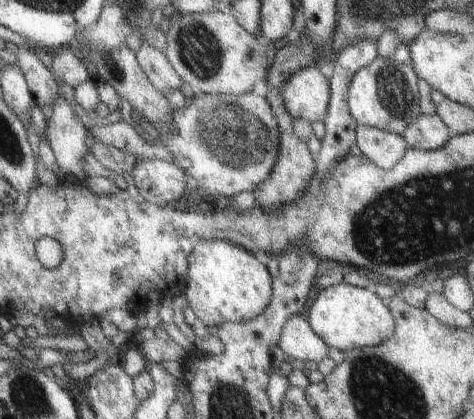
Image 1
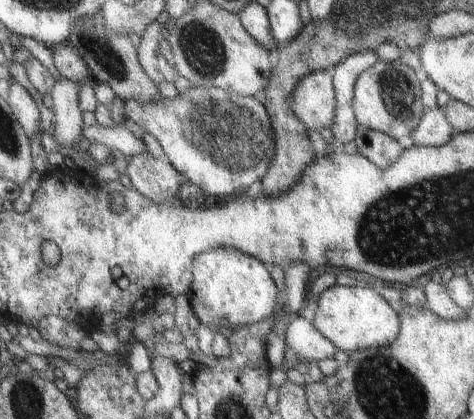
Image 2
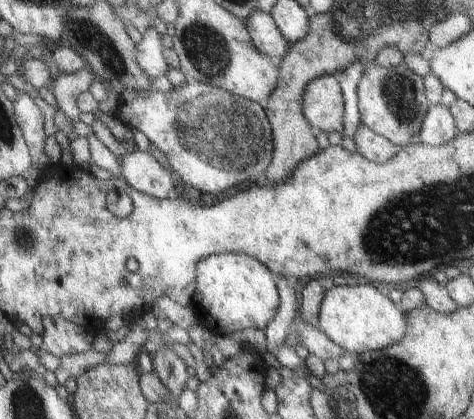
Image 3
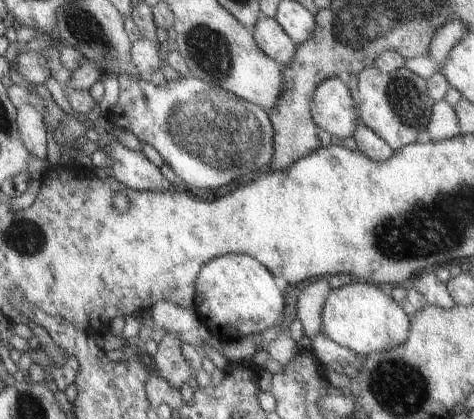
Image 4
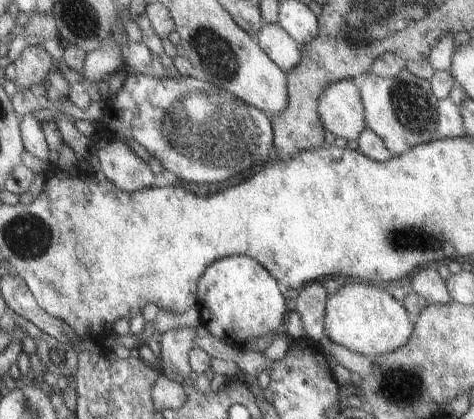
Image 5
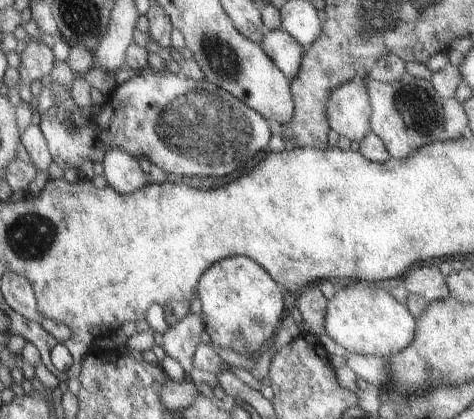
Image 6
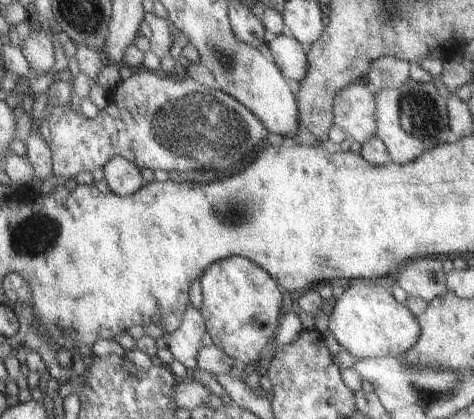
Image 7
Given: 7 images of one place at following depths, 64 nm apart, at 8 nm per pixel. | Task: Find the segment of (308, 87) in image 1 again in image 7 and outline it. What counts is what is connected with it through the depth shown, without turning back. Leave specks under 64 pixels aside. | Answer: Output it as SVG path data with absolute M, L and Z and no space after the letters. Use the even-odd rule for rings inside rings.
M359 80L337 90L331 104L331 126L359 144L375 136L373 88Z

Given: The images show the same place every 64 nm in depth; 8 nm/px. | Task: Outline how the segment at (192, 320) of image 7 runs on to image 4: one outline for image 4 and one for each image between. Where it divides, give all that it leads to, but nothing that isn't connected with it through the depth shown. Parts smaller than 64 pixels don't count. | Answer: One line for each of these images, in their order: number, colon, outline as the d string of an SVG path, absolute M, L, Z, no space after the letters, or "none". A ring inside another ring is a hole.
4: M167 332L159 346L157 346L157 352L153 354L151 358L151 368L157 370L157 376L165 378L171 386L179 388L183 386L191 374L189 374L189 364L187 360L183 358L183 342L177 338L175 332Z
5: M183 326L183 328L171 328L161 334L159 340L159 360L161 368L163 364L173 366L183 380L189 376L191 366L189 366L189 352L195 348L193 344L195 338L195 328Z
6: M187 314L187 316L181 318L181 322L167 328L165 334L163 334L161 348L165 350L165 356L179 362L181 368L185 370L185 374L191 374L191 370L193 370L191 358L193 358L197 346L201 344L199 342L201 330L205 330L201 316Z

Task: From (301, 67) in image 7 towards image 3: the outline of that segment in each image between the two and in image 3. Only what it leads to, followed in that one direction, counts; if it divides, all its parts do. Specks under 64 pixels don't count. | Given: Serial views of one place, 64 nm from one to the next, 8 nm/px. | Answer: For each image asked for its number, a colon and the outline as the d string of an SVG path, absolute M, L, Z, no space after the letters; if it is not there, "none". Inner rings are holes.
3: M255 10L247 20L245 26L249 28L249 36L253 46L267 54L271 60L279 62L285 58L285 54L291 48L291 42L287 38L283 38L283 34L279 32L279 28L275 26L273 18L261 10Z
4: M259 18L257 24L251 28L253 40L263 54L267 54L273 62L289 66L297 52L297 44L281 30L275 18Z
5: M263 24L263 28L257 34L253 34L253 40L257 42L257 46L261 46L265 56L271 62L275 62L285 74L291 72L301 60L301 48L303 46L299 46L277 24Z
6: M271 30L261 38L259 46L289 80L293 80L299 74L305 48L287 32Z

